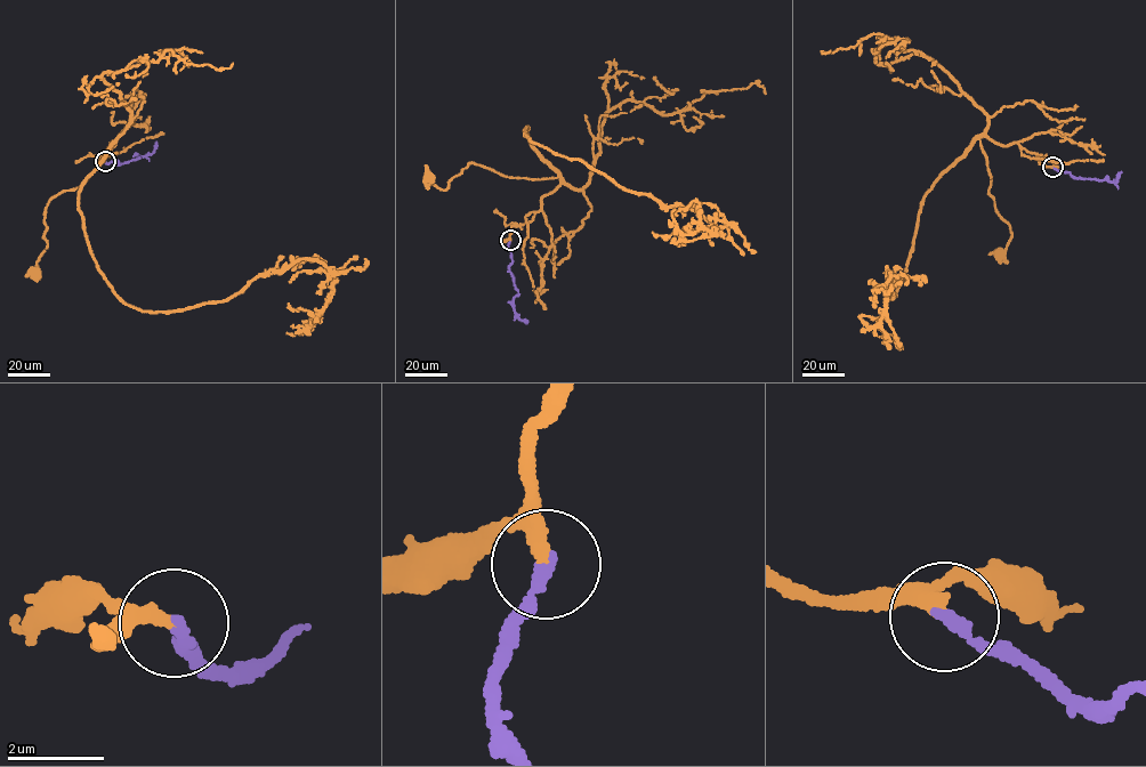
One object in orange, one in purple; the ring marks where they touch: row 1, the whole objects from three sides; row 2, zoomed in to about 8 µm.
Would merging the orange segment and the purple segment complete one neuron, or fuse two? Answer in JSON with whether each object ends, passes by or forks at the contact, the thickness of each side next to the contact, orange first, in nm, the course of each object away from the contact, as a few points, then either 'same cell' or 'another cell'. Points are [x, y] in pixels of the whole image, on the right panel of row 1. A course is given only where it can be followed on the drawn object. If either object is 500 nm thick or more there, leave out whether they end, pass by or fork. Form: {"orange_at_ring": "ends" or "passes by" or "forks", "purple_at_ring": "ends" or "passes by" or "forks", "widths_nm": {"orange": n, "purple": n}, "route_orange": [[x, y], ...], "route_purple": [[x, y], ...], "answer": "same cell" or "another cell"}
{"orange_at_ring": "passes by", "purple_at_ring": "ends", "widths_nm": {"orange": 220, "purple": 280}, "route_orange": [[1052, 167], [1016, 143], [979, 138], [992, 176], [989, 194], [1011, 233], [1000, 253]], "route_purple": [[1052, 167], [1070, 172], [1074, 178], [1114, 182], [1121, 171]], "answer": "same cell"}

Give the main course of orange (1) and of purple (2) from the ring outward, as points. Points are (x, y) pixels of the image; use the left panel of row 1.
1: (105, 161), (99, 161), (102, 154), (115, 142), (82, 184), (50, 200), (45, 217), (47, 245), (34, 272)
2: (105, 161), (116, 160), (119, 164), (151, 154), (156, 142)

